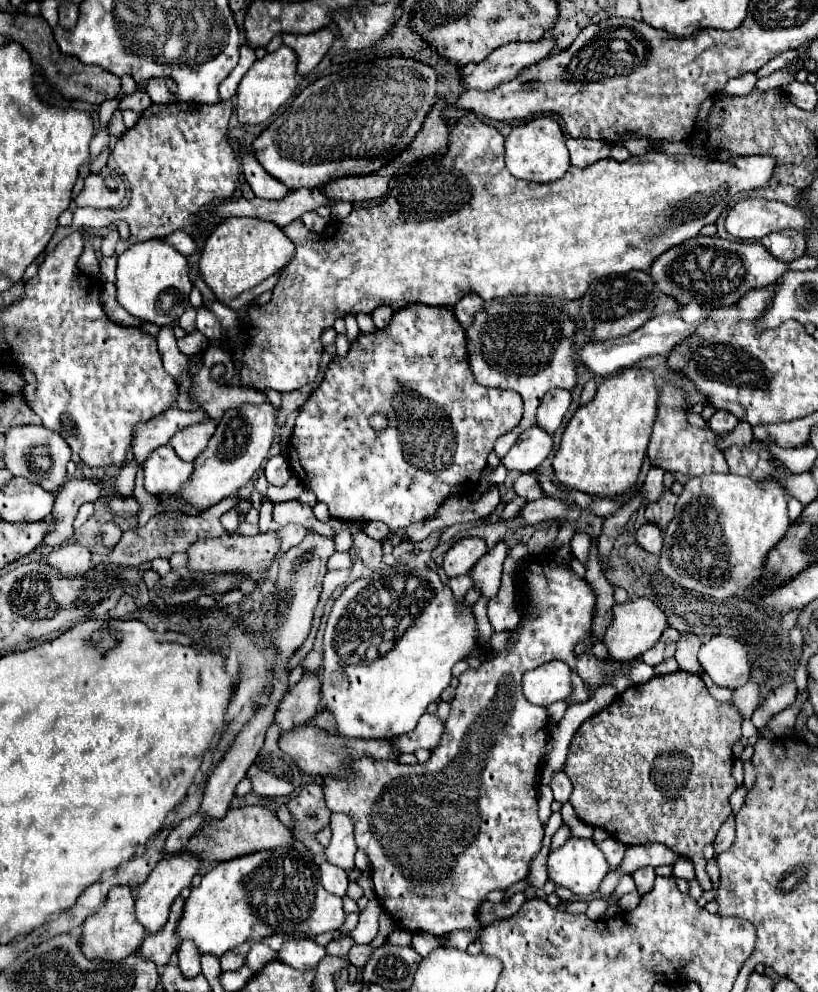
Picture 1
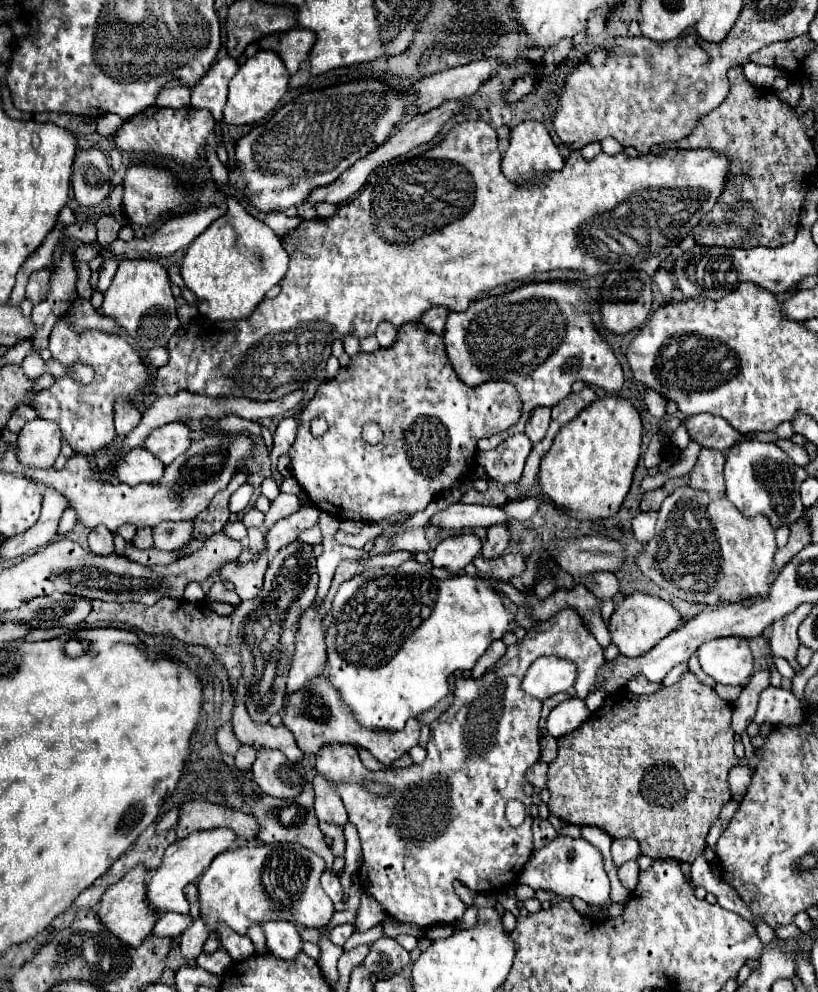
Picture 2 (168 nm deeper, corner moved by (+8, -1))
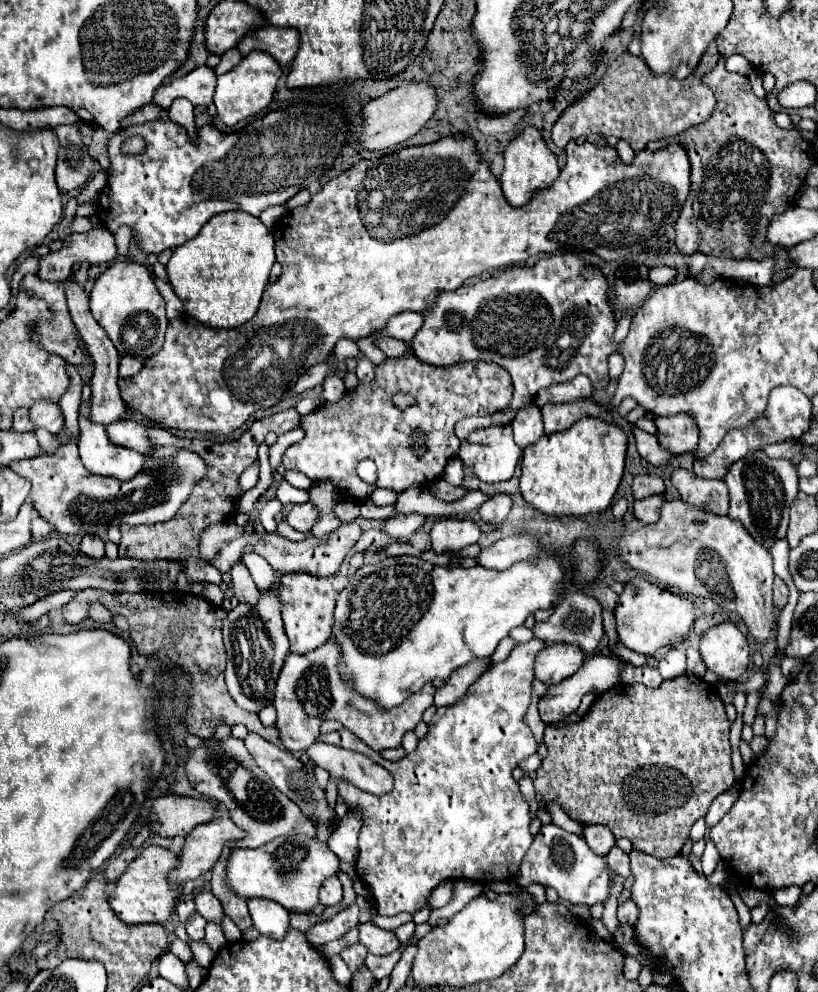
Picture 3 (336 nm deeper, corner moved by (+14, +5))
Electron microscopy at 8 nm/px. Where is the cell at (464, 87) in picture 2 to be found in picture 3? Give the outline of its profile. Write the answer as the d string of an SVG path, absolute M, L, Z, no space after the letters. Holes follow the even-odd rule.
M412 82L404 84L376 100L370 100L362 106L362 126L360 126L360 146L364 150L384 150L390 146L396 146L408 138L412 138L436 112L436 92L426 82Z

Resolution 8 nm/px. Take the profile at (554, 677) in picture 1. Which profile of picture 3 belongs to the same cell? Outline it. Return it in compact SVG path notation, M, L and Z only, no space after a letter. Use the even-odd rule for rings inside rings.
M548 644L536 656L536 678L544 684L558 684L560 680L572 676L582 664L586 654L576 644Z

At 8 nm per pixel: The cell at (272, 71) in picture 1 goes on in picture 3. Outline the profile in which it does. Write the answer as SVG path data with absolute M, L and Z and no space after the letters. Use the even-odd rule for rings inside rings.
M260 50L250 52L250 56L242 58L242 62L234 70L218 76L216 92L214 92L214 104L216 104L218 118L226 126L234 126L240 120L250 118L250 116L262 112L264 108L268 108L280 76L282 76L282 70L272 56L268 56L266 52L260 52Z

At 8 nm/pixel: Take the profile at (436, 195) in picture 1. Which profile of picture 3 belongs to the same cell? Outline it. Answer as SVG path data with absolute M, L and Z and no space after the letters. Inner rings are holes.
M448 136L448 138L442 138L442 140L432 142L432 144L402 148L402 150L398 150L394 154L386 154L386 156L372 158L372 160L360 160L356 166L352 166L350 170L346 170L338 178L326 182L322 186L322 190L318 194L314 194L312 200L306 206L294 208L292 212L282 216L282 220L274 226L276 260L282 264L282 274L278 276L278 280L274 284L266 286L266 292L262 294L260 312L256 312L254 320L250 320L248 324L244 324L240 328L232 328L232 330L206 328L204 324L198 324L188 314L182 314L182 316L170 320L162 350L158 354L154 354L150 360L144 360L142 372L138 372L132 378L126 378L126 380L118 382L118 388L122 392L122 400L126 402L128 408L134 408L136 412L146 416L148 420L160 422L160 424L164 424L168 428L192 430L192 432L212 432L212 434L226 436L226 434L238 430L254 412L266 410L266 408L272 408L274 404L278 404L280 398L286 396L286 392L296 384L296 380L310 366L316 366L316 364L328 360L328 356L332 354L332 350L334 350L334 346L336 346L336 342L340 338L350 338L354 342L360 340L360 338L368 338L374 332L380 332L388 324L388 320L392 316L396 316L400 312L422 312L424 308L432 306L434 298L436 298L436 292L456 290L468 278L480 276L486 270L498 270L498 268L506 268L506 266L512 266L512 264L522 264L528 258L554 254L554 252L570 252L570 254L578 254L578 256L596 254L602 260L630 258L630 256L636 256L640 252L654 250L660 244L660 240L664 238L666 226L676 224L678 212L680 212L688 192L690 192L690 162L688 162L686 150L682 146L670 144L668 148L662 148L658 152L640 150L634 156L634 162L630 166L624 166L620 160L616 160L616 150L612 146L596 148L594 144L588 144L588 142L584 142L582 146L578 146L576 142L570 142L566 146L566 156L568 156L566 166L562 168L562 172L556 178L556 182L552 184L552 188L536 192L536 196L524 208L514 208L514 206L510 206L504 200L502 188L496 182L494 174L490 172L488 164L476 154L472 138L452 138L452 136ZM396 188L408 188L408 190L400 192L402 200L398 204L396 204Z

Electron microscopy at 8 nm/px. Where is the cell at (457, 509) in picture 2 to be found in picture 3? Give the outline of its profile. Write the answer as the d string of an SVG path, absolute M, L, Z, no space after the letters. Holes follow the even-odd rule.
M392 514L390 518L384 520L382 524L382 532L386 532L390 538L396 540L404 540L410 534L414 534L414 530L418 530L424 524L424 516L420 514Z

